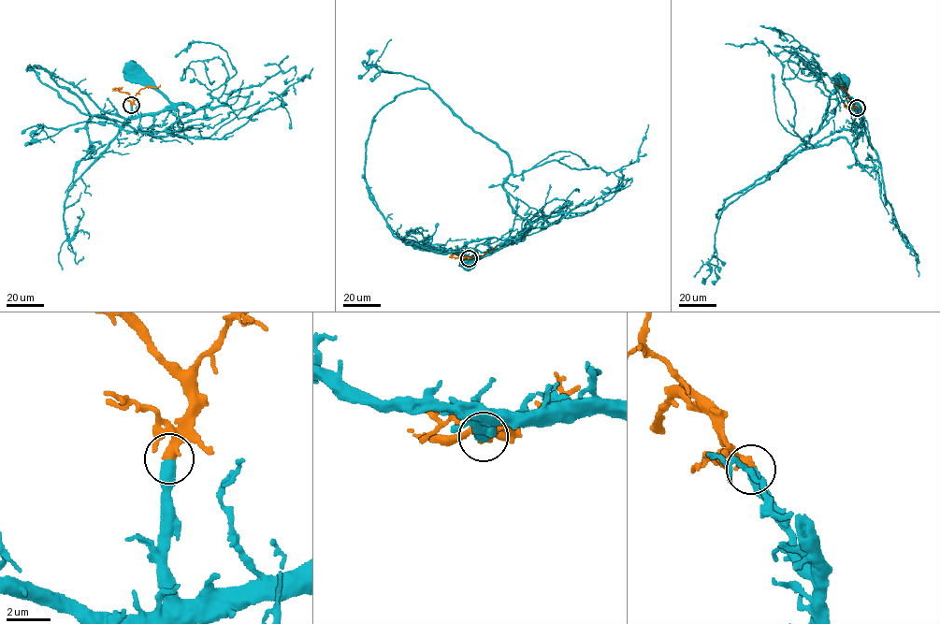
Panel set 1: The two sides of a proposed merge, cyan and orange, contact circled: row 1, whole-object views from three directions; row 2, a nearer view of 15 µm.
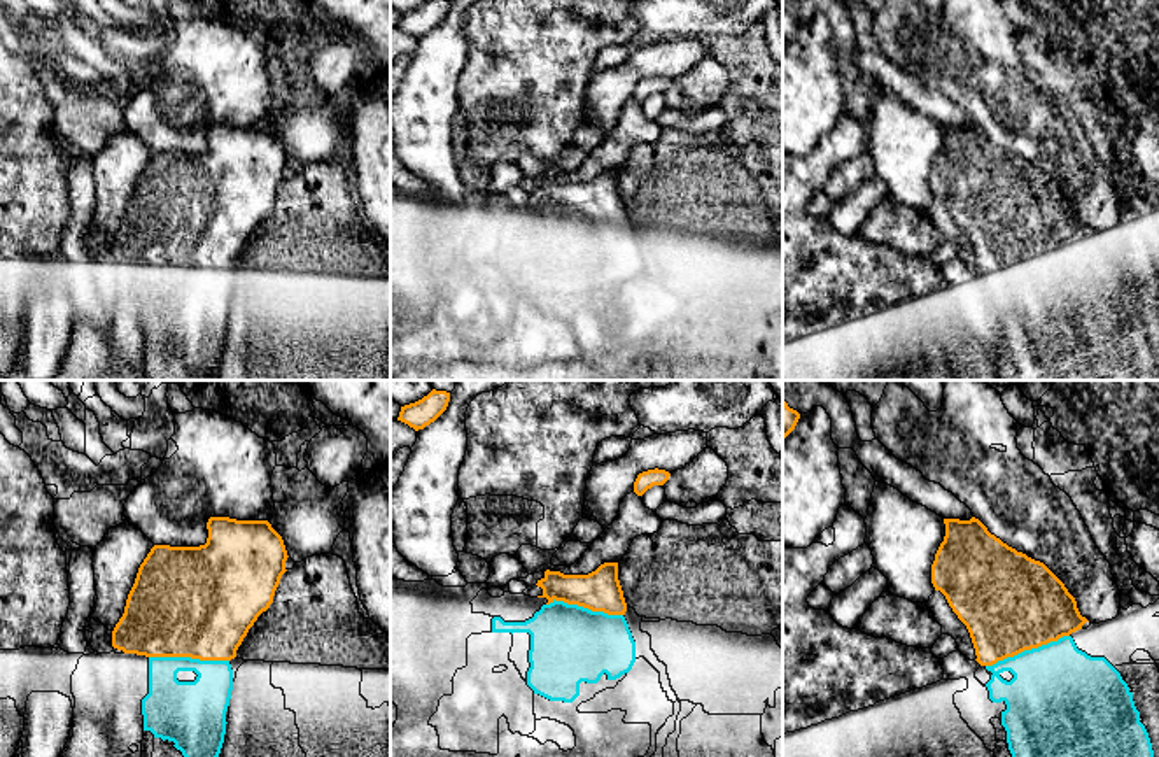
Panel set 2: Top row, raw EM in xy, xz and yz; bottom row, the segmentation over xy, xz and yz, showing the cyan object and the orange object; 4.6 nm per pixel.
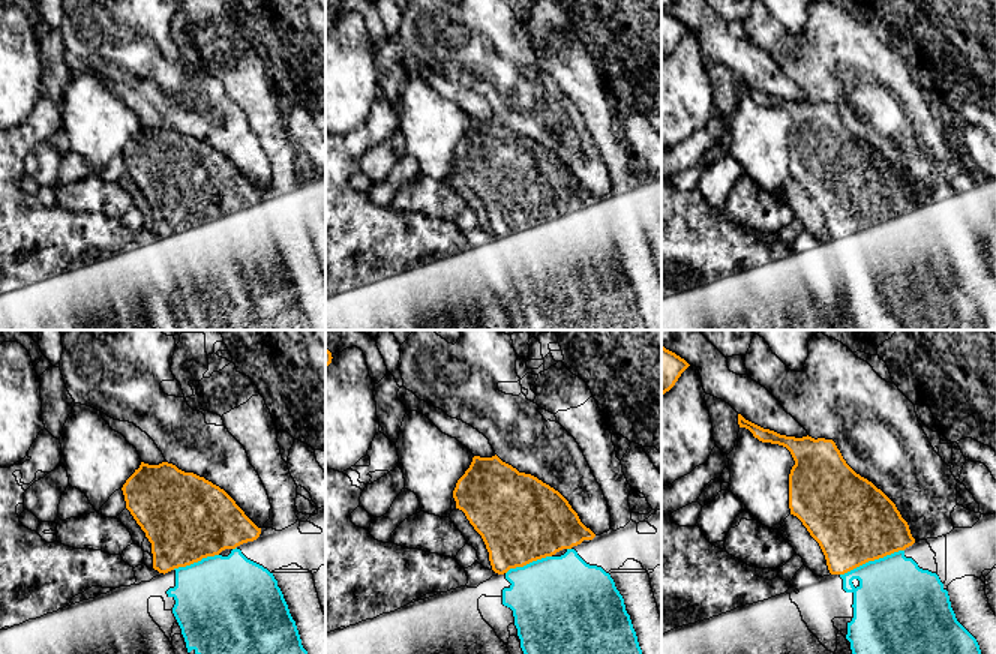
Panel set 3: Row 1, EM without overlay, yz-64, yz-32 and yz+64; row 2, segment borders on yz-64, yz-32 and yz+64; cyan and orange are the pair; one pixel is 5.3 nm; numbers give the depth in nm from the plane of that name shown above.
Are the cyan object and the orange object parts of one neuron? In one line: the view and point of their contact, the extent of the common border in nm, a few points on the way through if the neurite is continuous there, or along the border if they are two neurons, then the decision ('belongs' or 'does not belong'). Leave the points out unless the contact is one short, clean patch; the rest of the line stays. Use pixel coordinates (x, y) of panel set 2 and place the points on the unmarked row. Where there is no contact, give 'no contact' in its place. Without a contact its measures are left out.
yz (1026, 258) | 420 nm | belongs

